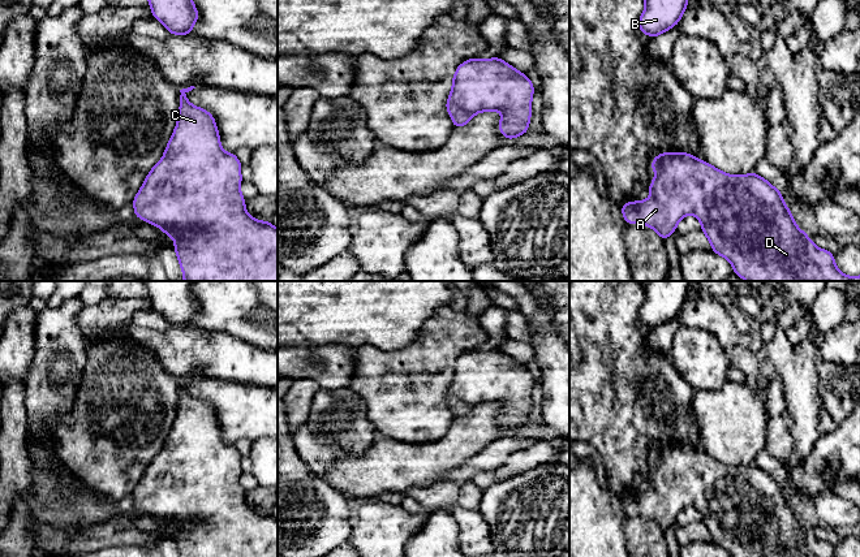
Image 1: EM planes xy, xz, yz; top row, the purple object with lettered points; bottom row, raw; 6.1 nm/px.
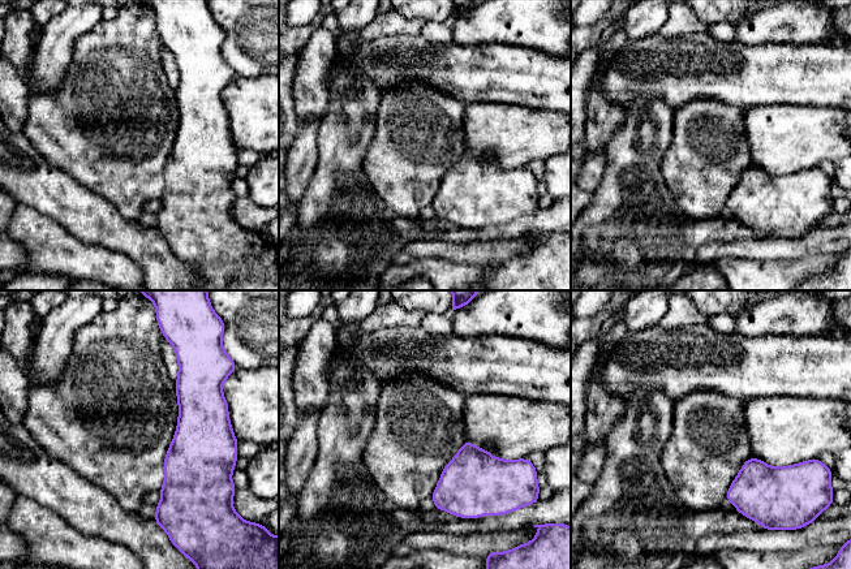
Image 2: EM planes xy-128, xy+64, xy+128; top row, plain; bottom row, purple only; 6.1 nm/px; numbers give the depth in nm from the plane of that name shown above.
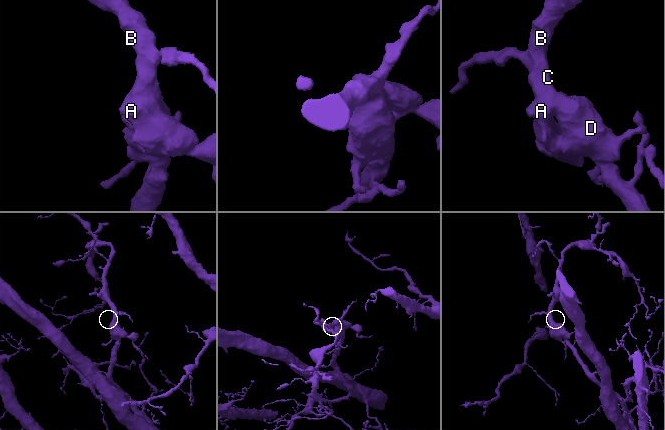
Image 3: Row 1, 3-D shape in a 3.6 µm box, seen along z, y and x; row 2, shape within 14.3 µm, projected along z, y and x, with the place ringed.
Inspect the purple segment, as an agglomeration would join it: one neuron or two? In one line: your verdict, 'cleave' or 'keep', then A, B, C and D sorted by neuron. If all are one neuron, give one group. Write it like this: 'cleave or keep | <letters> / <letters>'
keep | A B C D

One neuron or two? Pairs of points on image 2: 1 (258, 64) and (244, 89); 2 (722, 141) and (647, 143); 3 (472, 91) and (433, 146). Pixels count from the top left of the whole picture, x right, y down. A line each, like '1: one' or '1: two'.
1: two
2: two
3: two

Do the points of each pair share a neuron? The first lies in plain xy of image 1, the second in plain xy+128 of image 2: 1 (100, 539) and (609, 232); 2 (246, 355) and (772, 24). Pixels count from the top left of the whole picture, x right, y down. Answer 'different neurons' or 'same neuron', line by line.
1: different neurons
2: different neurons

